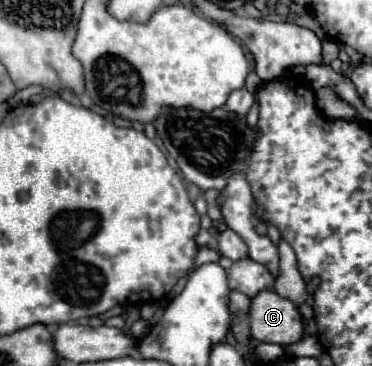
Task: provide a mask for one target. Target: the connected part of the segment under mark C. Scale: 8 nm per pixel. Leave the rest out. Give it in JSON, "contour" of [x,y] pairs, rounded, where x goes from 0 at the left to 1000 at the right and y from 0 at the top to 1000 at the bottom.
{"contour":[[[702,795],[675,817],[675,921],[696,937],[788,943],[815,921],[815,866],[793,828],[739,795]]]}

